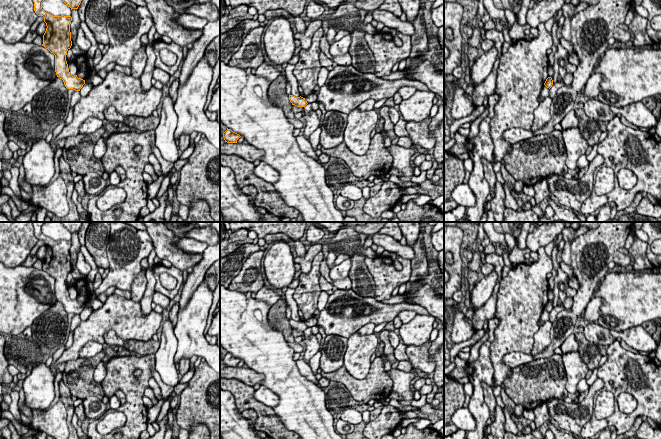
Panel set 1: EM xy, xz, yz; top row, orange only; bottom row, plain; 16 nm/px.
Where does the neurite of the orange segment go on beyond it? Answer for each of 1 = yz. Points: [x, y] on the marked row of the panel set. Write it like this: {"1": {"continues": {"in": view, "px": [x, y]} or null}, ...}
{"1": {"continues": null}}

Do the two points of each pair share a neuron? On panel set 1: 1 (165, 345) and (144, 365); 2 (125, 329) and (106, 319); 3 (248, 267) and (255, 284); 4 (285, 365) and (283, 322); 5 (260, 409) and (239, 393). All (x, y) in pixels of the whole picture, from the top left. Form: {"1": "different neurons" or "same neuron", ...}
{"1": "different neurons", "2": "same neuron", "3": "same neuron", "4": "different neurons", "5": "same neuron"}

